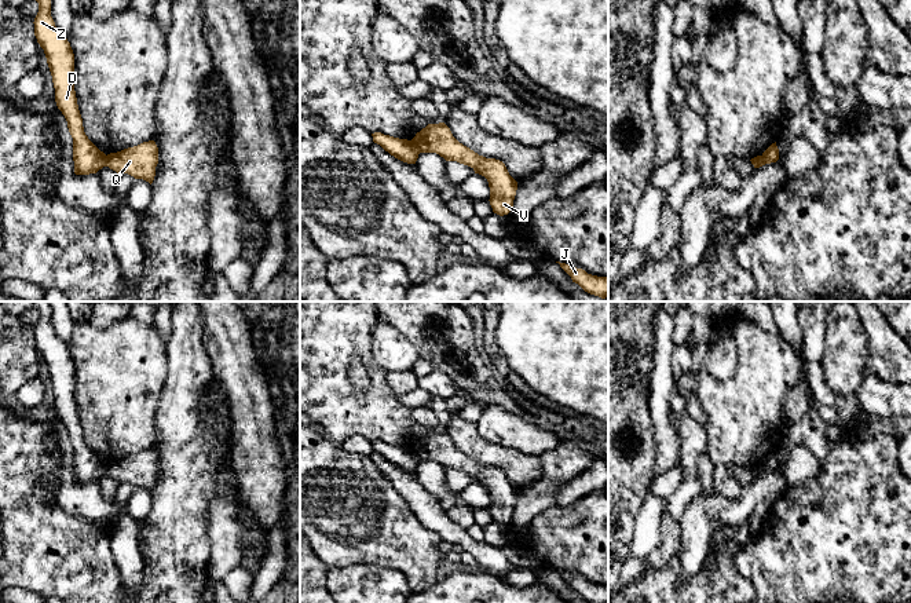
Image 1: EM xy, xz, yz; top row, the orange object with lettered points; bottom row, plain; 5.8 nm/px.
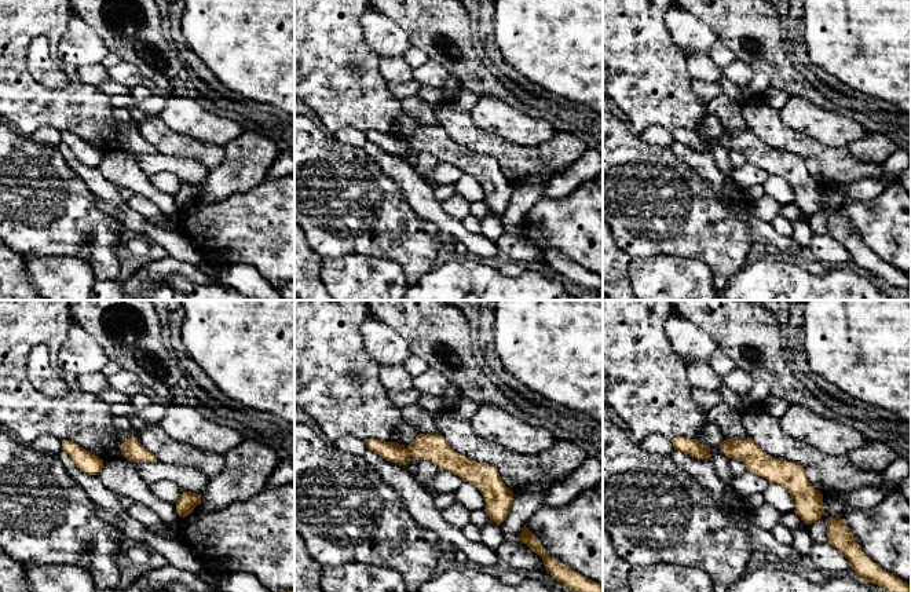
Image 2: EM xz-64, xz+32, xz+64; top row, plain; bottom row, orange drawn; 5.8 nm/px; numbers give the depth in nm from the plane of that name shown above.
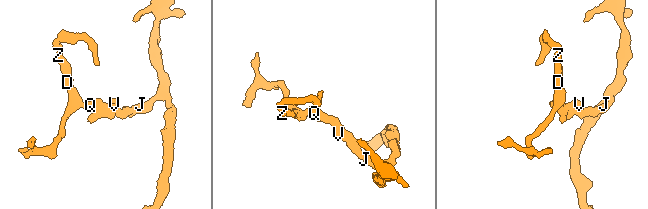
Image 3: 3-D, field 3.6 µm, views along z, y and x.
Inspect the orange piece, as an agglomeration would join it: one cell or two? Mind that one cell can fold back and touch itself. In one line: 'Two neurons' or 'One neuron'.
Two neurons

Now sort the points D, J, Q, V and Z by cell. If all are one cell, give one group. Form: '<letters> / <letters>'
D Z / J Q V

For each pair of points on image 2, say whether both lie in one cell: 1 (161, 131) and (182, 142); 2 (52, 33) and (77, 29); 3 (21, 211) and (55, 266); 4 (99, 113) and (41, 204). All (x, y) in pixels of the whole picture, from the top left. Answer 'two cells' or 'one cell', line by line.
1: one cell
2: two cells
3: two cells
4: two cells

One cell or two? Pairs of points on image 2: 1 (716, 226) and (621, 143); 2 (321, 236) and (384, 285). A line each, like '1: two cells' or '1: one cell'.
1: one cell
2: two cells

